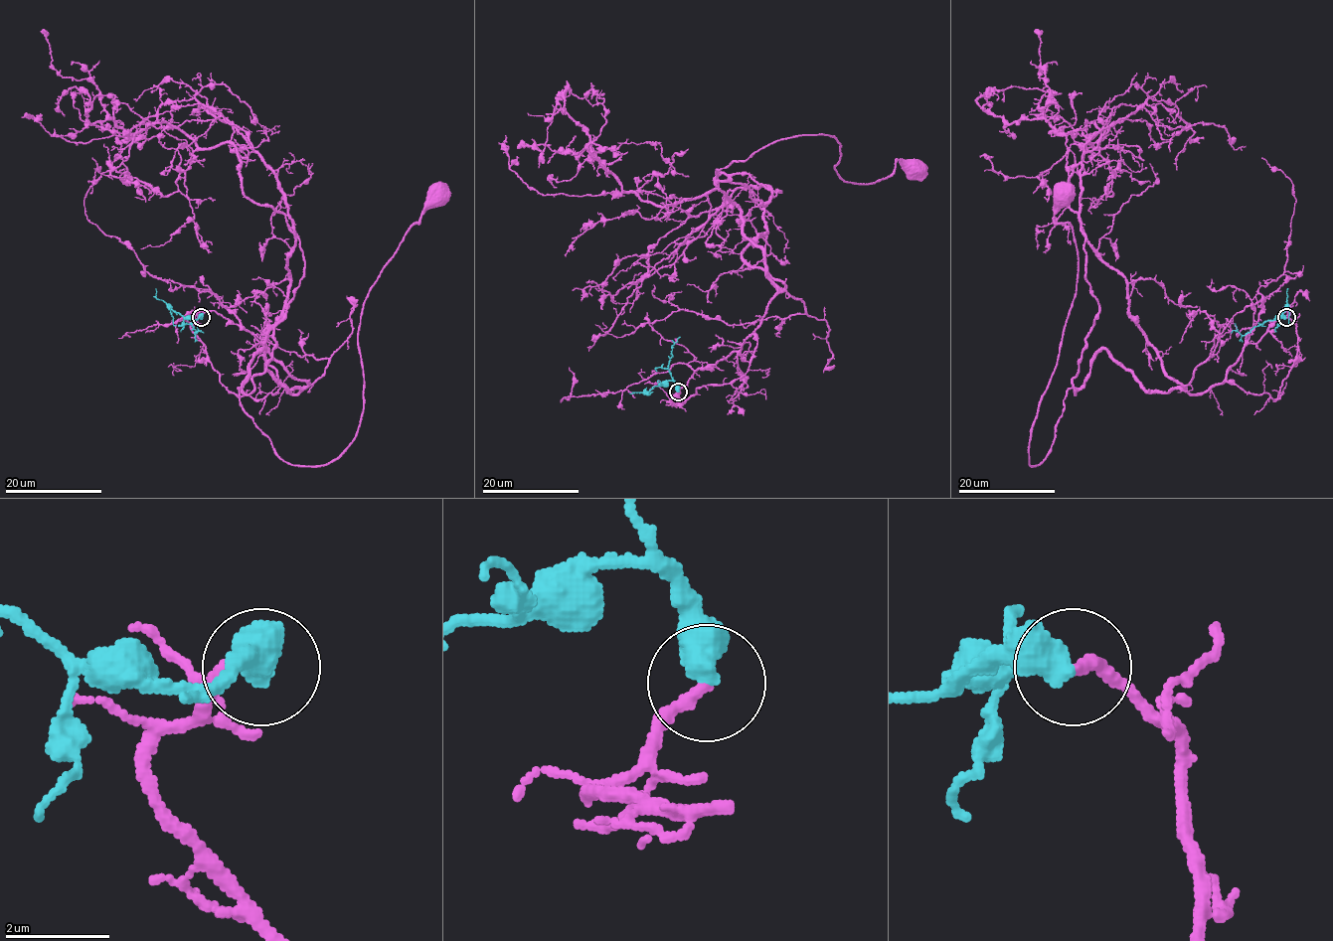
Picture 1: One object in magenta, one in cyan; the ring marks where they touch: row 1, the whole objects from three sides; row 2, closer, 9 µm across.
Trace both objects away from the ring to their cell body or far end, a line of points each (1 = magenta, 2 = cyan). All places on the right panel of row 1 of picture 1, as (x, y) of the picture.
1: (1286, 317), (1297, 360), (1274, 399), (1148, 391), (1101, 349), (1032, 466), (1076, 290), (1067, 192)
2: (1286, 317), (1275, 319), (1286, 308), (1287, 288)

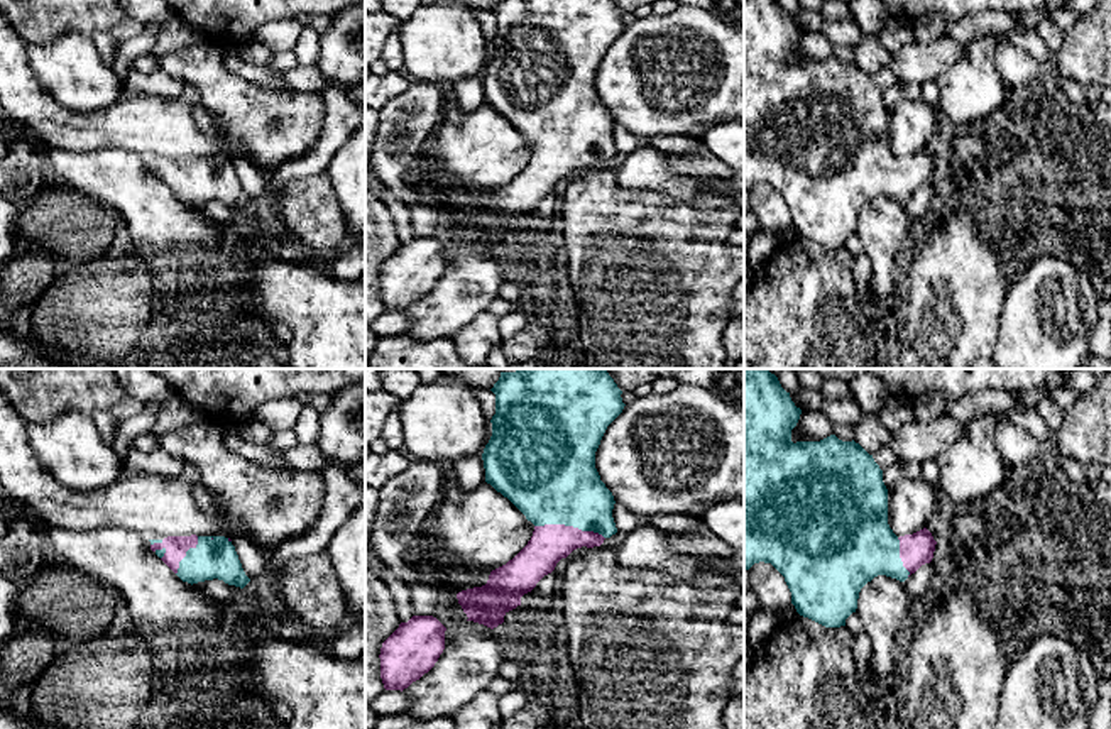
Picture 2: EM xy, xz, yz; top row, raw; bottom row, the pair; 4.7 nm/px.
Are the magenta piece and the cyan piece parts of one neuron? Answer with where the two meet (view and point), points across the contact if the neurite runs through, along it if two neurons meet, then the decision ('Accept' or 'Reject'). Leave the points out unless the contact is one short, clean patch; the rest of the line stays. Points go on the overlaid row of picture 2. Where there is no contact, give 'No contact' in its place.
Touches magenta at xz (570, 526). Path across: xz (550, 543), (570, 526), (570, 506), (552, 479). Accept

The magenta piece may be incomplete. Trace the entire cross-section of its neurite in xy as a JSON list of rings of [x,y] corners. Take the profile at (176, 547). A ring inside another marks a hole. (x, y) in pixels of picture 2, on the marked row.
[[[167,536],[149,540],[151,550],[183,580],[198,584],[223,580],[244,589],[250,578],[245,575],[235,546],[225,536]]]

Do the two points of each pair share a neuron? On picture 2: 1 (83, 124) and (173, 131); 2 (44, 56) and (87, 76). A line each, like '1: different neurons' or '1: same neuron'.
1: same neuron
2: same neuron

